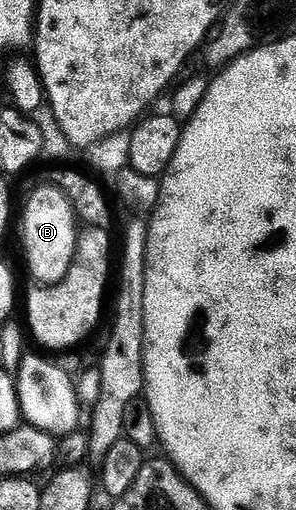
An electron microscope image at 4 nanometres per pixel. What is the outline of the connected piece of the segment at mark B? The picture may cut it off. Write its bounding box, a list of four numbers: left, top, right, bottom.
[22,187,80,285]

